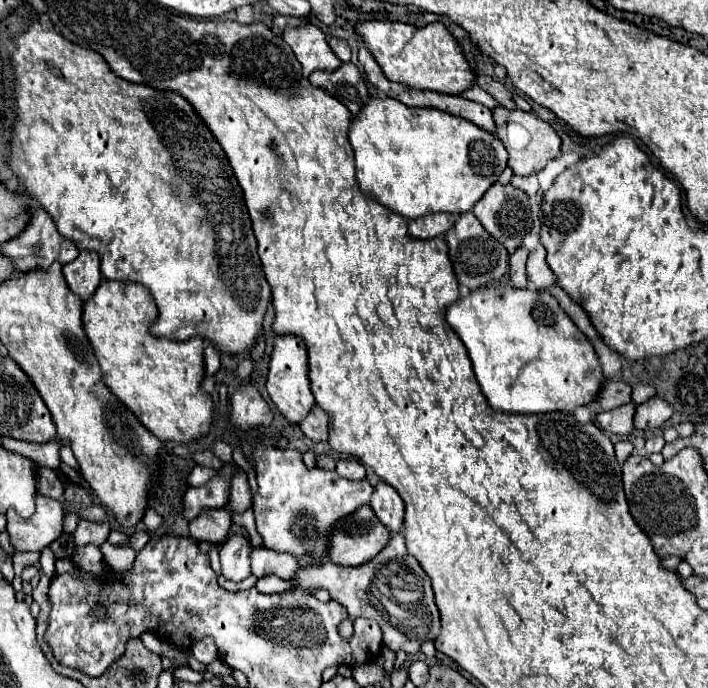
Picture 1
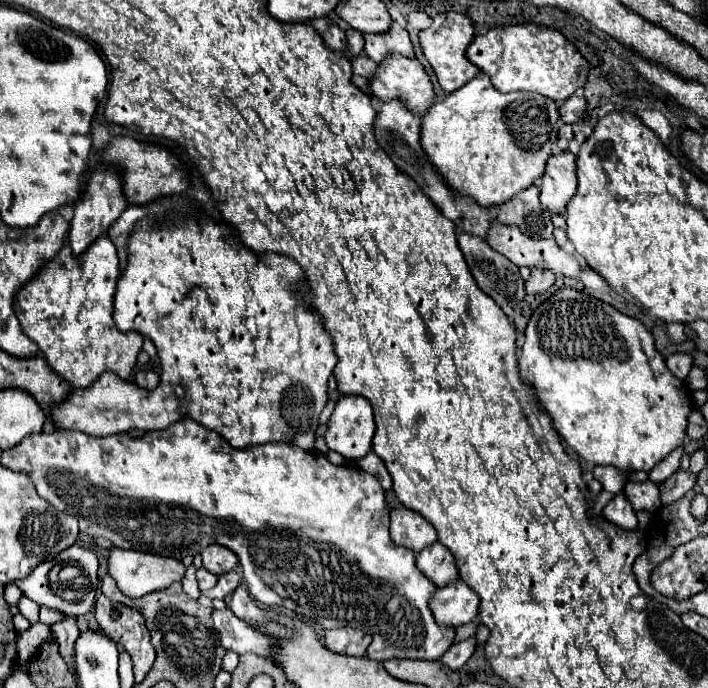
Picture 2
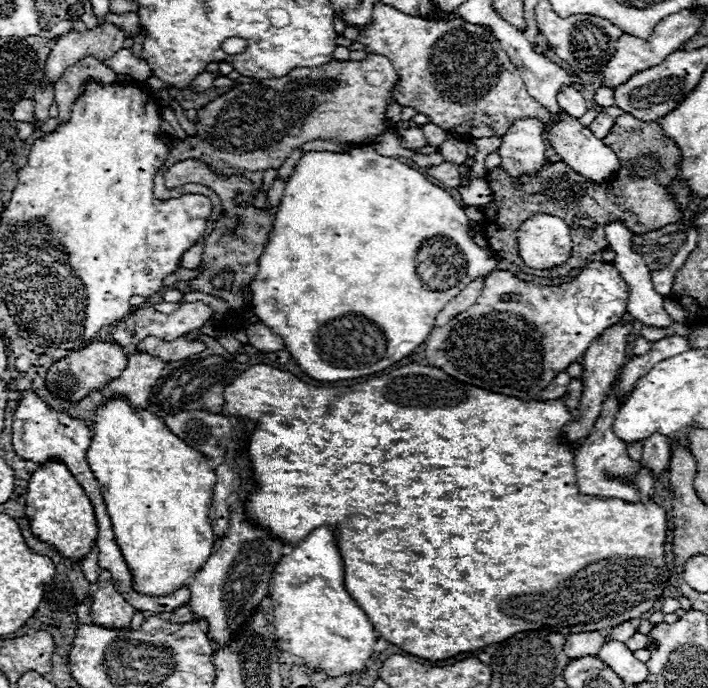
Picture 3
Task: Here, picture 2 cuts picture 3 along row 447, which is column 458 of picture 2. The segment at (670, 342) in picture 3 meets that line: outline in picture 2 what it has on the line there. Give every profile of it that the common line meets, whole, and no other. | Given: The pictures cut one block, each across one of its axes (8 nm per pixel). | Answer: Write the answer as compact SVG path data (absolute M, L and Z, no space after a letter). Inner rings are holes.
M456 580L444 588L438 588L434 602L430 602L432 614L442 626L462 626L478 616L480 598L462 582Z

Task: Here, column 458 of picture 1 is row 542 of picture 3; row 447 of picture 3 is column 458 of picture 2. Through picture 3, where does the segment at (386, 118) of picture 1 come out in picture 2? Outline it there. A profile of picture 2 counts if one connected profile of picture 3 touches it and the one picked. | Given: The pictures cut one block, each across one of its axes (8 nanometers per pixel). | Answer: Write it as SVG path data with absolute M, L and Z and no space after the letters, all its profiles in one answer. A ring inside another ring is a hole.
M480 72L466 86L428 108L426 116L422 116L420 140L430 162L452 188L472 196L482 206L500 206L542 178L552 148L558 142L560 126L560 106L554 100L534 96L532 92L502 94L494 88L490 78Z

